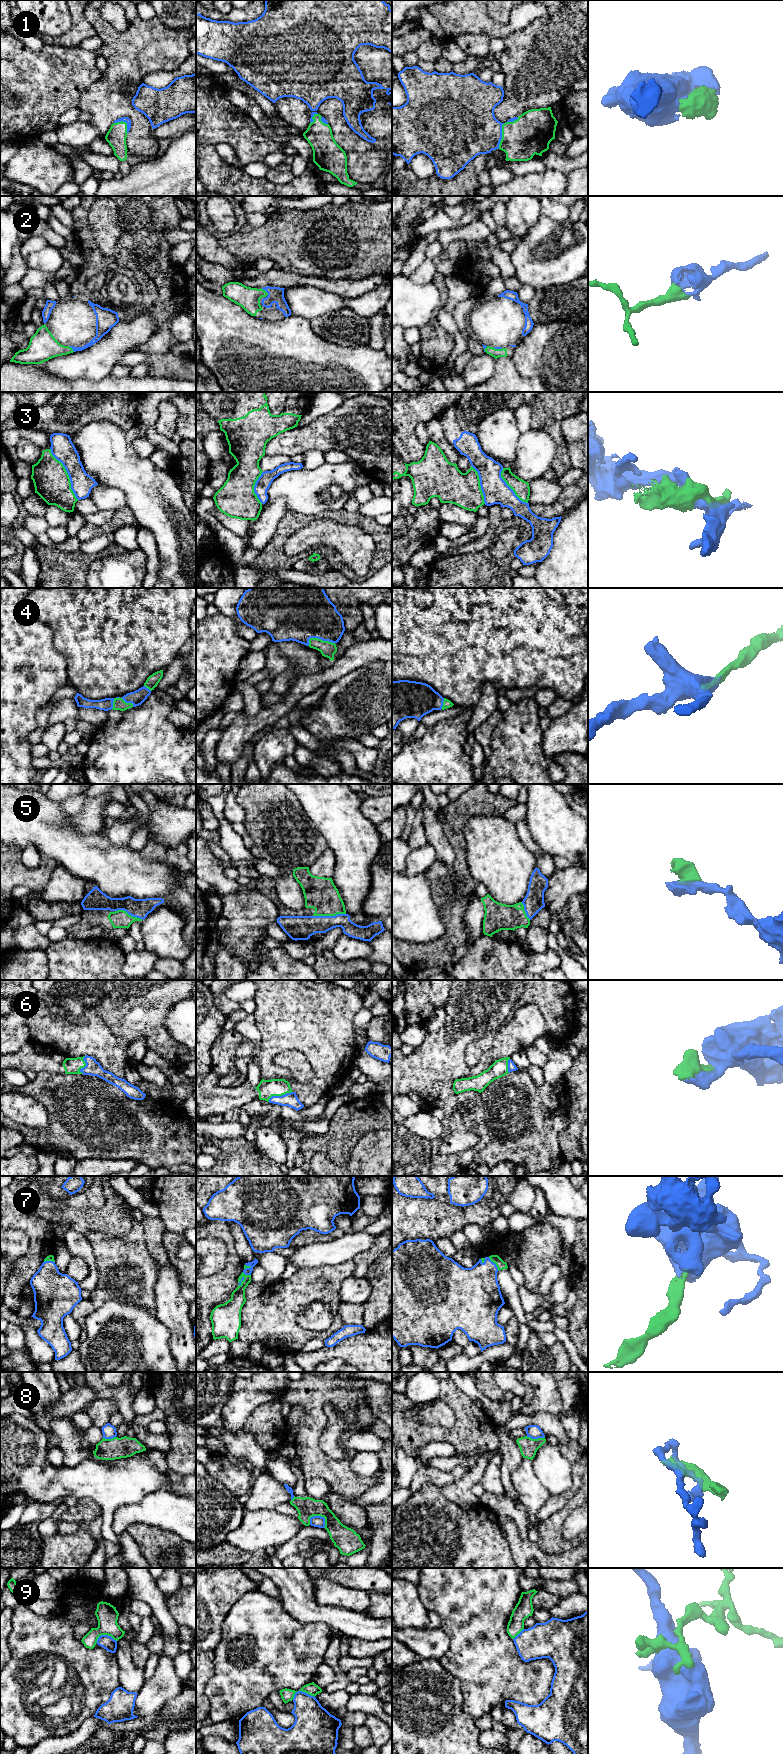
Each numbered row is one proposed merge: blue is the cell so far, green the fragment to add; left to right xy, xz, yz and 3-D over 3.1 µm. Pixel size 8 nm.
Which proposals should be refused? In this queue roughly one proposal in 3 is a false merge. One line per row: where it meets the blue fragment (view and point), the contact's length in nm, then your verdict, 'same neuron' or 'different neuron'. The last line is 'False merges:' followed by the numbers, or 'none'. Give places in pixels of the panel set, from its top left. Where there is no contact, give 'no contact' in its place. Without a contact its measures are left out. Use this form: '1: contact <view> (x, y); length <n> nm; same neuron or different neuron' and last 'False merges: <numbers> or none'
1: contact yz (501, 129); length 300 nm; same neuron
2: contact xz (265, 290); length 80 nm; same neuron
3: contact xy (68, 474); length 480 nm; different neuron
4: contact xz (321, 639); length 220 nm; same neuron
5: contact xz (329, 916); length 260 nm; same neuron
6: contact xz (279, 1096); length 220 nm; same neuron
7: contact yz (495, 1264); length 140 nm; same neuron
8: contact xz (320, 1516); length 150 nm; different neuron
9: contact xz (301, 1691); length 190 nm; different neuron
False merges: 3, 8, 9

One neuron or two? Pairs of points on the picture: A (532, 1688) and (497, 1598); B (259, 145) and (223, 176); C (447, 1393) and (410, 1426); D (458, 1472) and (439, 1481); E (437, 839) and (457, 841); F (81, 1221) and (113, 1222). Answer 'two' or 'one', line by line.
A: one
B: two
C: one
D: one
E: two
F: one

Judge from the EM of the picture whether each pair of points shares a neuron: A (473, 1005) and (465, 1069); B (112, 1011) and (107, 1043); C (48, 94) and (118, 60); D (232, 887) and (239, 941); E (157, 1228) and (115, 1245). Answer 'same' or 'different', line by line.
A: same
B: different
C: different
D: different
E: different

